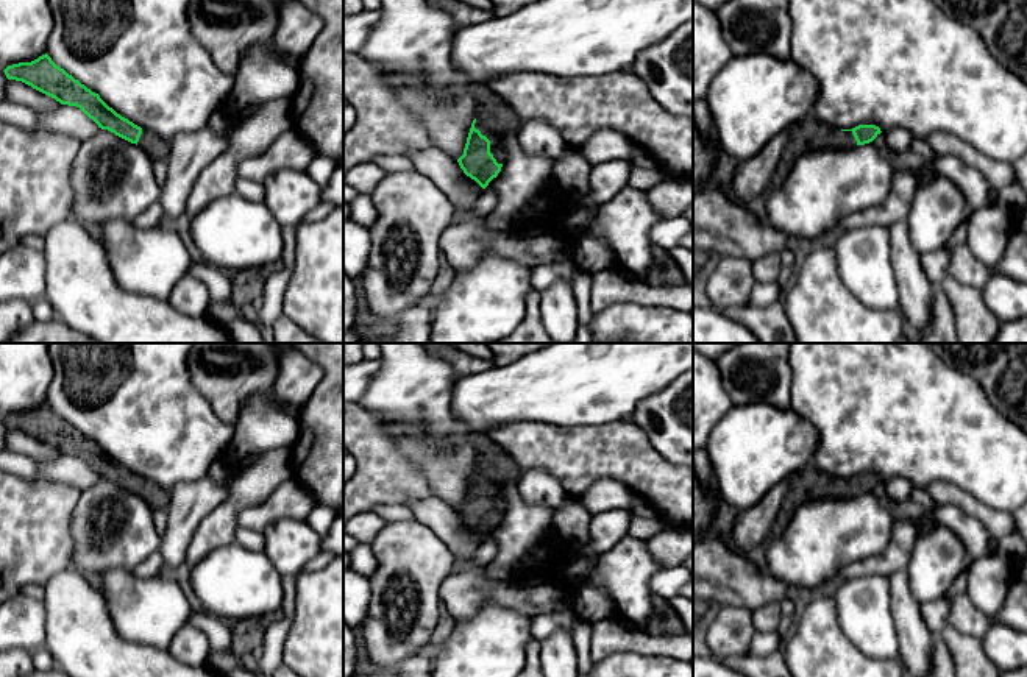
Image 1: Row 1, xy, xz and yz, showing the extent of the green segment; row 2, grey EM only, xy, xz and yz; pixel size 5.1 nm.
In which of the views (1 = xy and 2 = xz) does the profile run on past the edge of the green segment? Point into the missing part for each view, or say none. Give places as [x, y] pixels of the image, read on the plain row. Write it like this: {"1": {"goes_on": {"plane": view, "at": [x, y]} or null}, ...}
{"1": {"goes_on": {"plane": "xy", "at": [153, 495]}}, "2": {"goes_on": {"plane": "xz", "at": [495, 468]}}}

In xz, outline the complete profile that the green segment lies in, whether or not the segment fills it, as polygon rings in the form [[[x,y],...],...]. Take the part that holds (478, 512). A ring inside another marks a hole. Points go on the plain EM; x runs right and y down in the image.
[[[487,434],[474,437],[474,448],[474,470],[457,512],[467,526],[485,538],[504,512],[501,488],[509,482],[518,482],[523,470]]]

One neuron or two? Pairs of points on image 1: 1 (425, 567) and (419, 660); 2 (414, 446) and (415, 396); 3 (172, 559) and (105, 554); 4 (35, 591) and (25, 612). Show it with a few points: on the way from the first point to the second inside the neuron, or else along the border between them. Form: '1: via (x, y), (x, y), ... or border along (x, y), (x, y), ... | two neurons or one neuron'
1: border along (433, 640), (401, 660) | two neurons
2: via (415, 434), (415, 409) | one neuron
3: border along (163, 537), (156, 551) | two neurons
4: border along (21, 593), (41, 601) | two neurons

